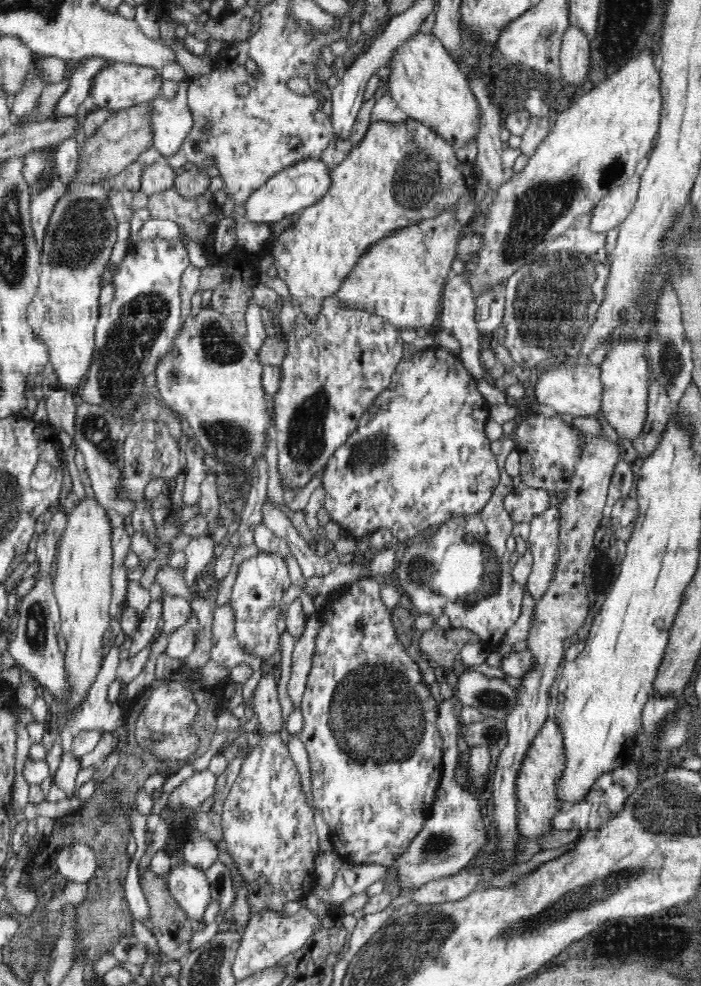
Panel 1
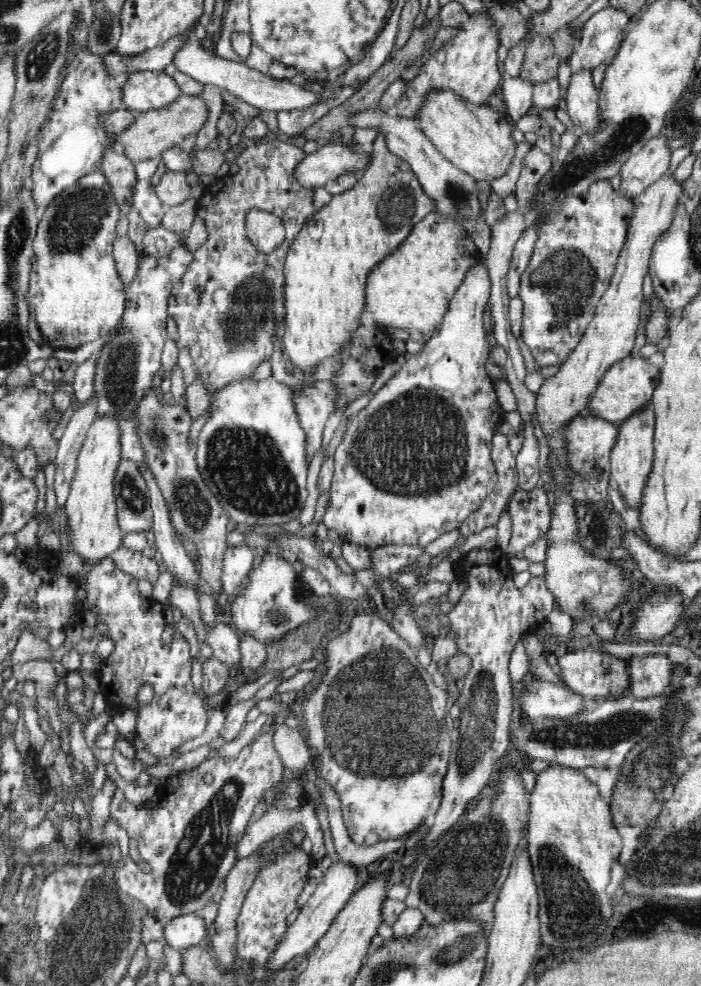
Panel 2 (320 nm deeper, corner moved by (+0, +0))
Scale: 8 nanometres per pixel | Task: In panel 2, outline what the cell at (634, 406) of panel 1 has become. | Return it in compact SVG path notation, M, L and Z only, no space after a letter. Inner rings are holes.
M650 405L640 407L631 416L624 417L616 424L617 433L611 450L611 478L609 481L620 491L624 503L630 508L639 508L648 473L651 472L654 459L654 424L655 414Z

